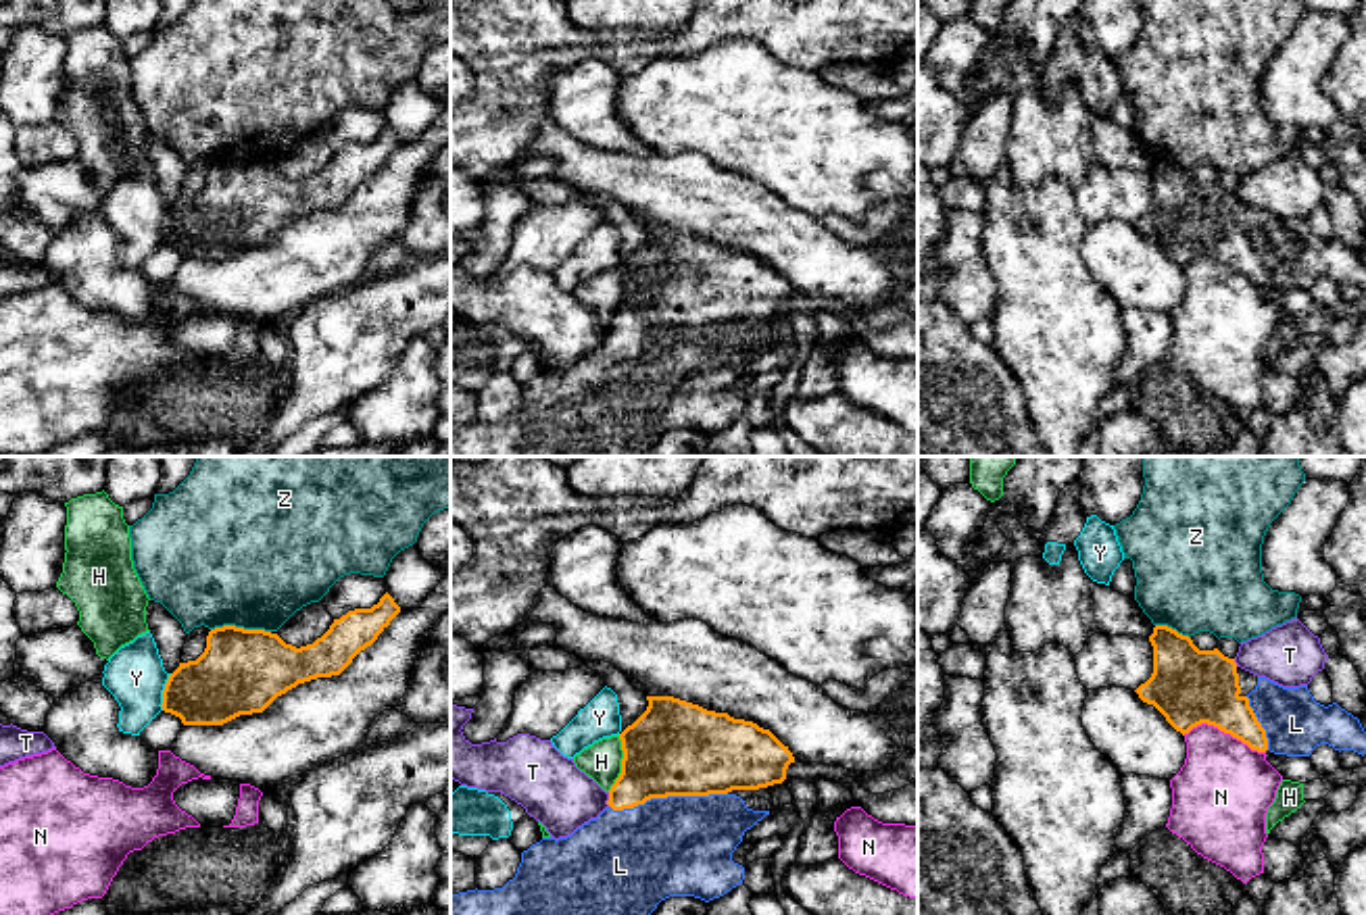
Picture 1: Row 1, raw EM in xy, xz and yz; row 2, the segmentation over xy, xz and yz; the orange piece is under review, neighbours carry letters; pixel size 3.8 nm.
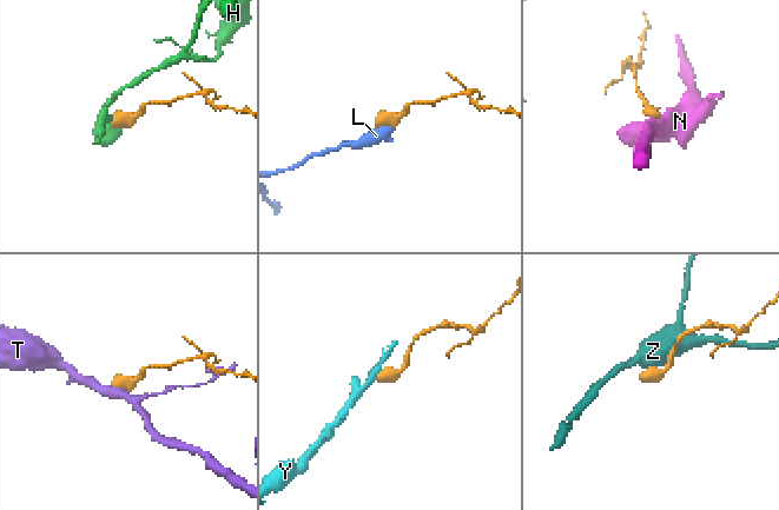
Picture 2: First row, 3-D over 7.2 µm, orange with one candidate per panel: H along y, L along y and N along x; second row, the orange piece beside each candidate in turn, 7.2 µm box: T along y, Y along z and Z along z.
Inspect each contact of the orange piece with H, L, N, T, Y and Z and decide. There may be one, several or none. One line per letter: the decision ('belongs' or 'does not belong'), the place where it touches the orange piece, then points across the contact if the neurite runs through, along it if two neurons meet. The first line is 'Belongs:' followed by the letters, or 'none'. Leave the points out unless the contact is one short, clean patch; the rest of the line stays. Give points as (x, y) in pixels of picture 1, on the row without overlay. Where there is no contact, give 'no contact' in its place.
Belongs: L
H: does not belong; contact xz (622, 297); border xz (620, 269), (622, 305), (607, 324)
L: belongs; contact xz (668, 328); way xz (674, 282), (674, 319), (668, 328), (668, 380)
N: does not belong; contact yz (1225, 265)
T: does not belong; contact xz (610, 332); border xz (610, 326), (607, 338)
Y: does not belong; contact xy (163, 226); border xy (172, 207), (163, 224), (161, 242)
Z: does not belong; contact xy (240, 161)

